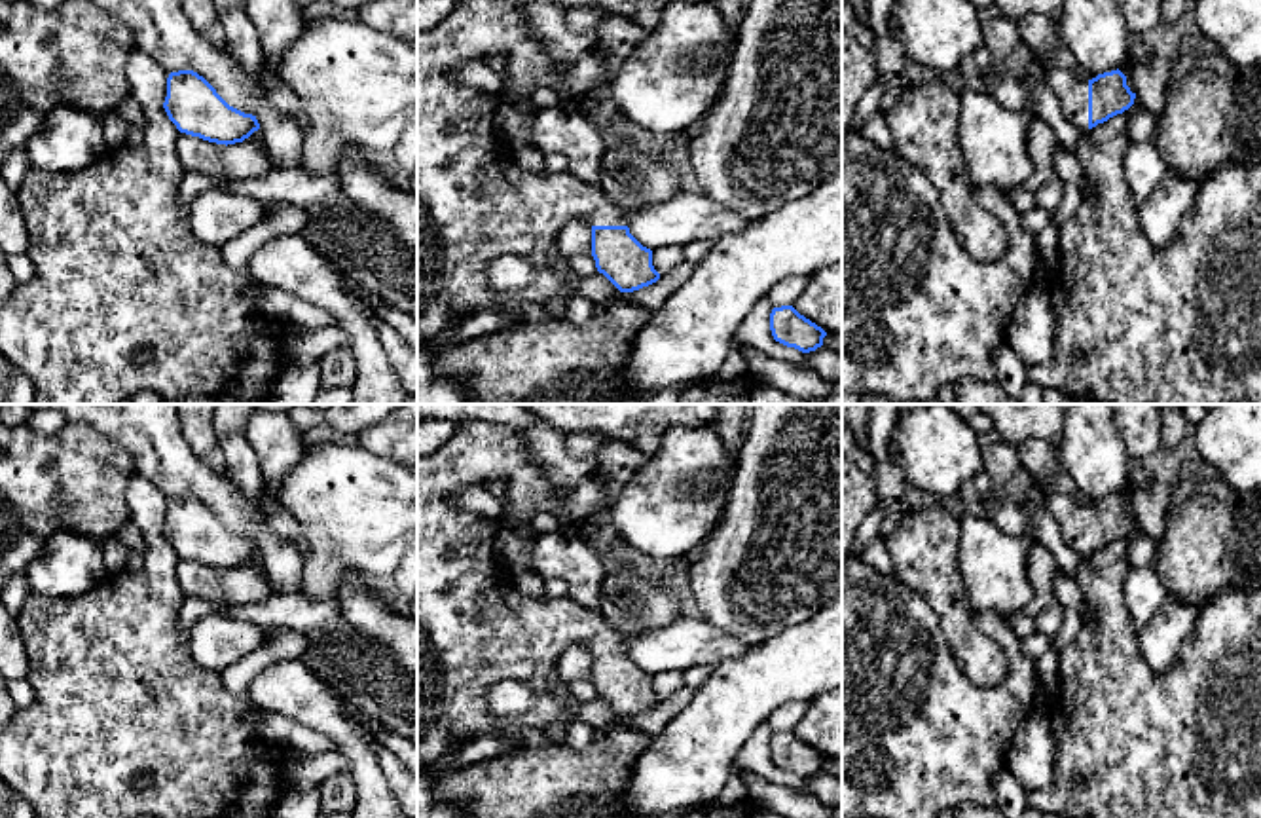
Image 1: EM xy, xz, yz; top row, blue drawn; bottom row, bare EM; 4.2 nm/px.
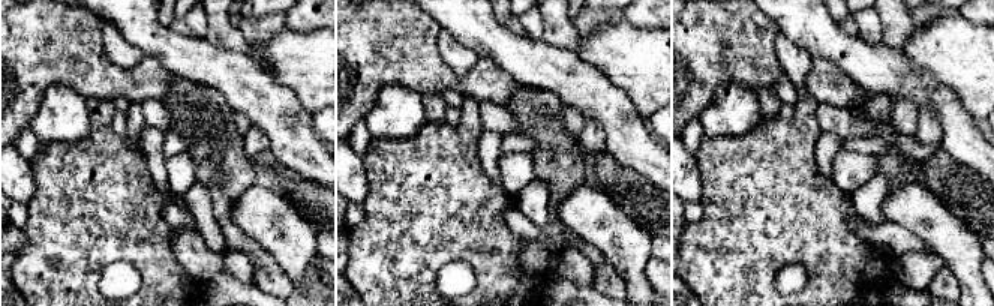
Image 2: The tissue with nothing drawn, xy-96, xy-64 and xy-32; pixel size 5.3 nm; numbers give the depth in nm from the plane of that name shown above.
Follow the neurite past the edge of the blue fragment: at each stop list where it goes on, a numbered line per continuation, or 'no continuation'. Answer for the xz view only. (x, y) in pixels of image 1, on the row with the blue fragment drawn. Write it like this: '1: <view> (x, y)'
1: xz (475, 204)

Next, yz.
1: yz (1072, 92)

